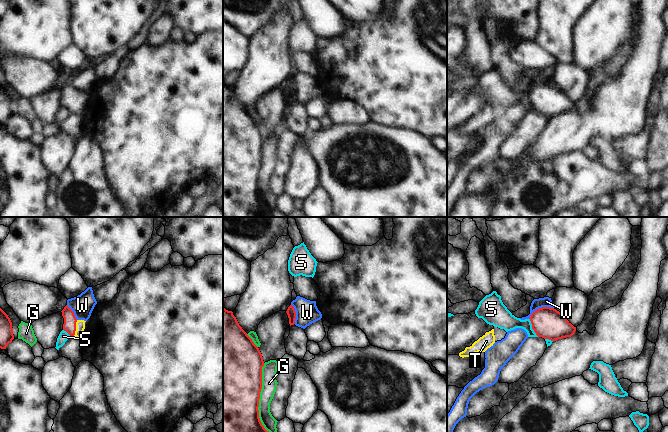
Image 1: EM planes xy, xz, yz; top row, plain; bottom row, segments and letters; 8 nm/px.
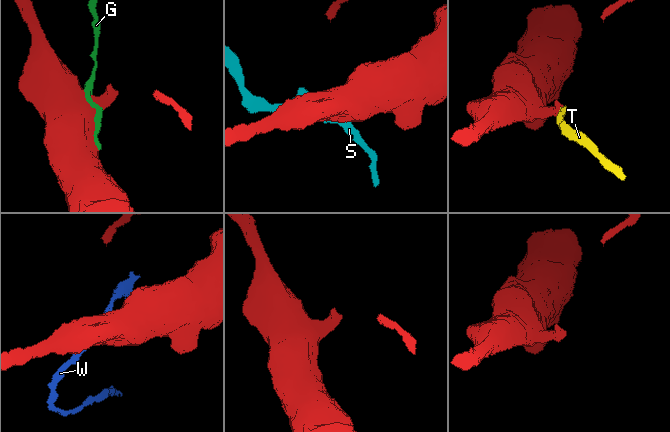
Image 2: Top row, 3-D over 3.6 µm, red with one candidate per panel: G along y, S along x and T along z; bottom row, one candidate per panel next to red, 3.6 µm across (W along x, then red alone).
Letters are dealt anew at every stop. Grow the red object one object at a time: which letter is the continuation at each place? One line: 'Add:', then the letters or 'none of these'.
Add: T.

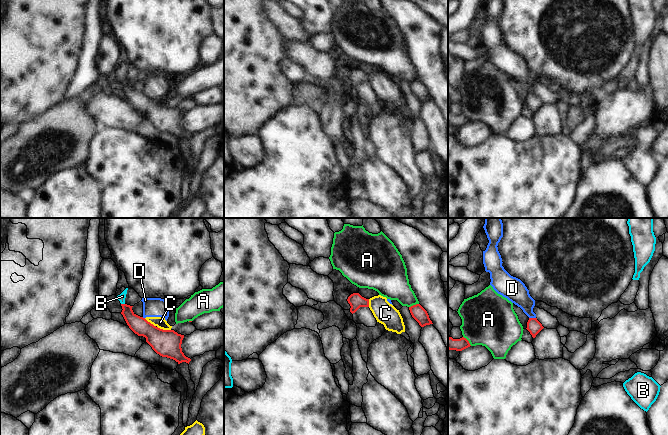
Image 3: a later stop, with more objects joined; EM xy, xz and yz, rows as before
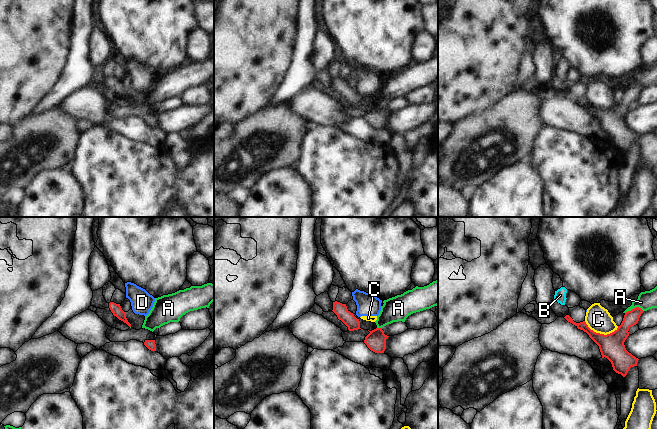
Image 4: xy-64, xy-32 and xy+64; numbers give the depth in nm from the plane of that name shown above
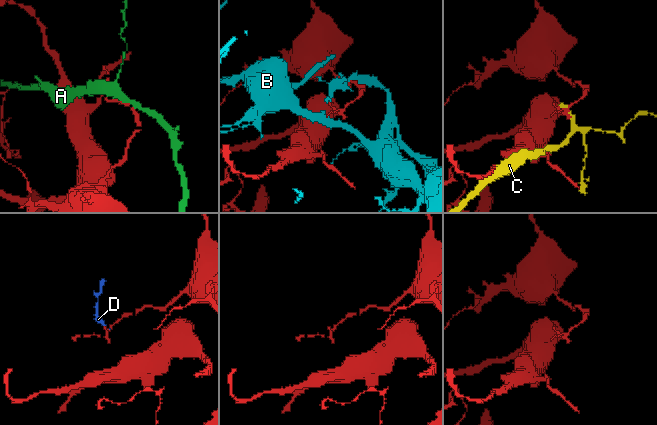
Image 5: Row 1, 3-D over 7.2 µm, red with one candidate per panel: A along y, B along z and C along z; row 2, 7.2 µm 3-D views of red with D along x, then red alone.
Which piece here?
Add: none of these.

